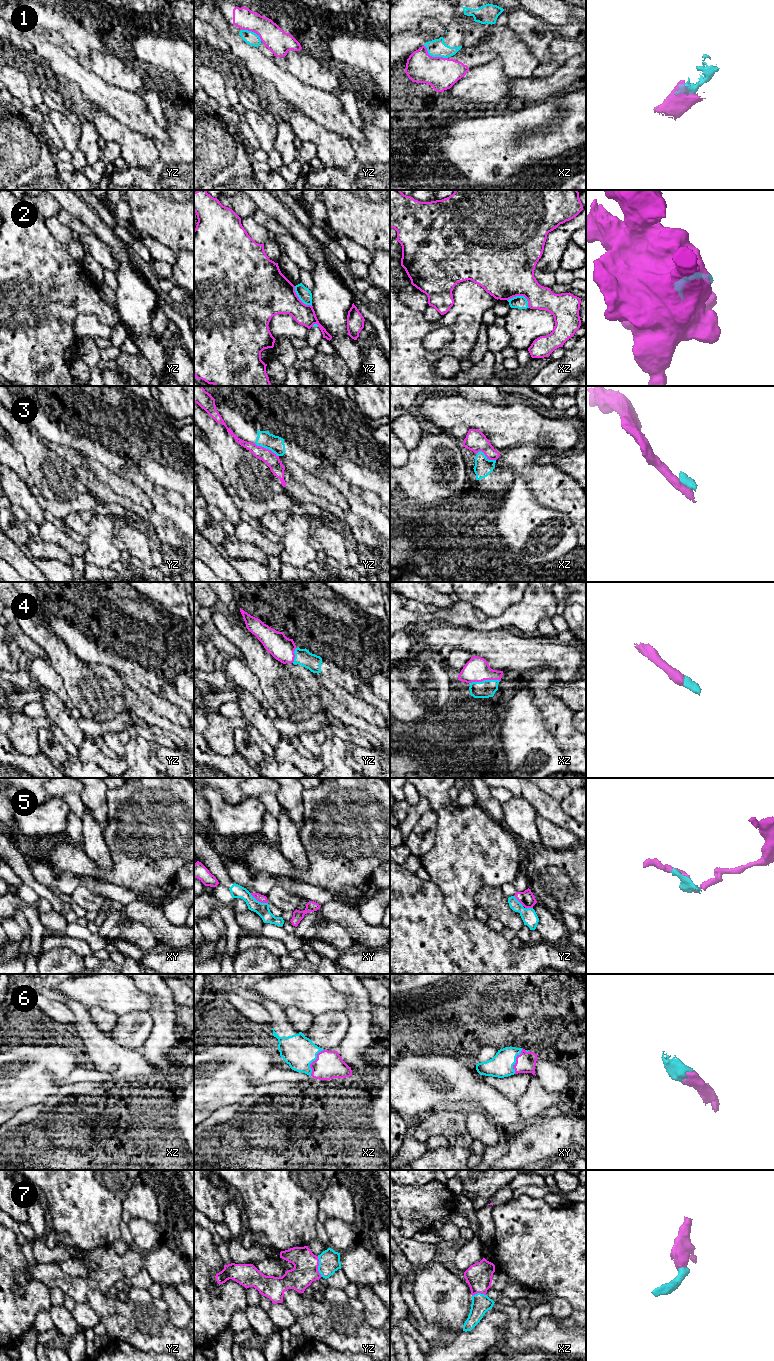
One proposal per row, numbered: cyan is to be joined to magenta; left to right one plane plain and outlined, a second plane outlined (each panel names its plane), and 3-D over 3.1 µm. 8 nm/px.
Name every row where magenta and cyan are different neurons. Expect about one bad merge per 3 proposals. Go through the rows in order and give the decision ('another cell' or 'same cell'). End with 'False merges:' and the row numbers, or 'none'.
1: another cell
2: another cell
3: another cell
4: same cell
5: another cell
6: same cell
7: same cell
False merges: 1, 2, 3, 5

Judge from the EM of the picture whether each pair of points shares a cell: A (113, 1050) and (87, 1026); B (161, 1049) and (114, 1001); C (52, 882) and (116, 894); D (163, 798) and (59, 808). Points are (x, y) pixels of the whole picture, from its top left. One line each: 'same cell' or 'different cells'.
A: same cell
B: different cells
C: same cell
D: different cells

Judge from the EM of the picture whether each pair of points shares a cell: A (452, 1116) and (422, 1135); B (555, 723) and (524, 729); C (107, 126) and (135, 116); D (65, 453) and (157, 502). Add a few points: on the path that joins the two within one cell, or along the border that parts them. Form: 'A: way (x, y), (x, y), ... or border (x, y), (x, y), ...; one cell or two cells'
A: way (445, 1123), (434, 1124), (429, 1128); one cell
B: border (536, 704), (556, 743); two cells
C: border (101, 107), (120, 123), (140, 133); two cells
D: border (153, 509), (173, 522); two cells

